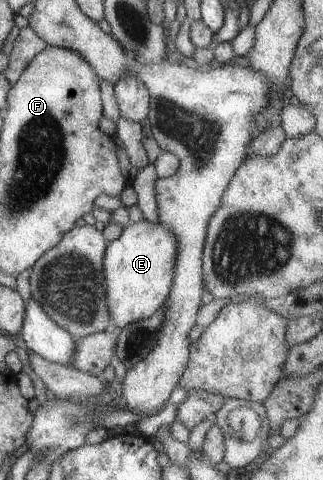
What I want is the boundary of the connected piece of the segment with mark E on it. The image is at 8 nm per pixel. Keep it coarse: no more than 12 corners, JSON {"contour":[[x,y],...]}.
{"contour":[[131,222],[106,243],[111,328],[148,319],[172,281],[176,238]]}

